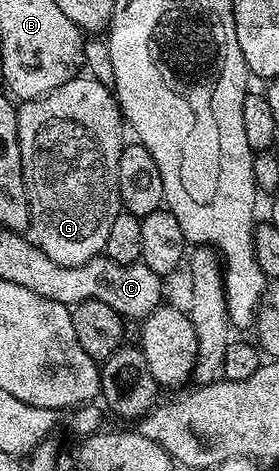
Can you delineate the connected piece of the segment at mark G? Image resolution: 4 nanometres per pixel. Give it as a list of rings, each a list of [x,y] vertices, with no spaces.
[[[88,74],[78,75],[55,90],[51,90],[36,98],[26,99],[17,109],[17,129],[19,130],[19,158],[21,159],[21,169],[25,179],[27,202],[29,203],[28,231],[31,233],[33,243],[43,250],[43,254],[47,254],[47,258],[75,264],[82,264],[93,259],[94,256],[104,253],[107,234],[111,231],[111,222],[115,222],[115,218],[123,211],[117,171],[119,170],[119,154],[127,143],[127,137],[124,136],[127,128],[123,123],[121,108],[117,105],[116,95],[114,95],[109,86],[93,79],[92,76]]]

